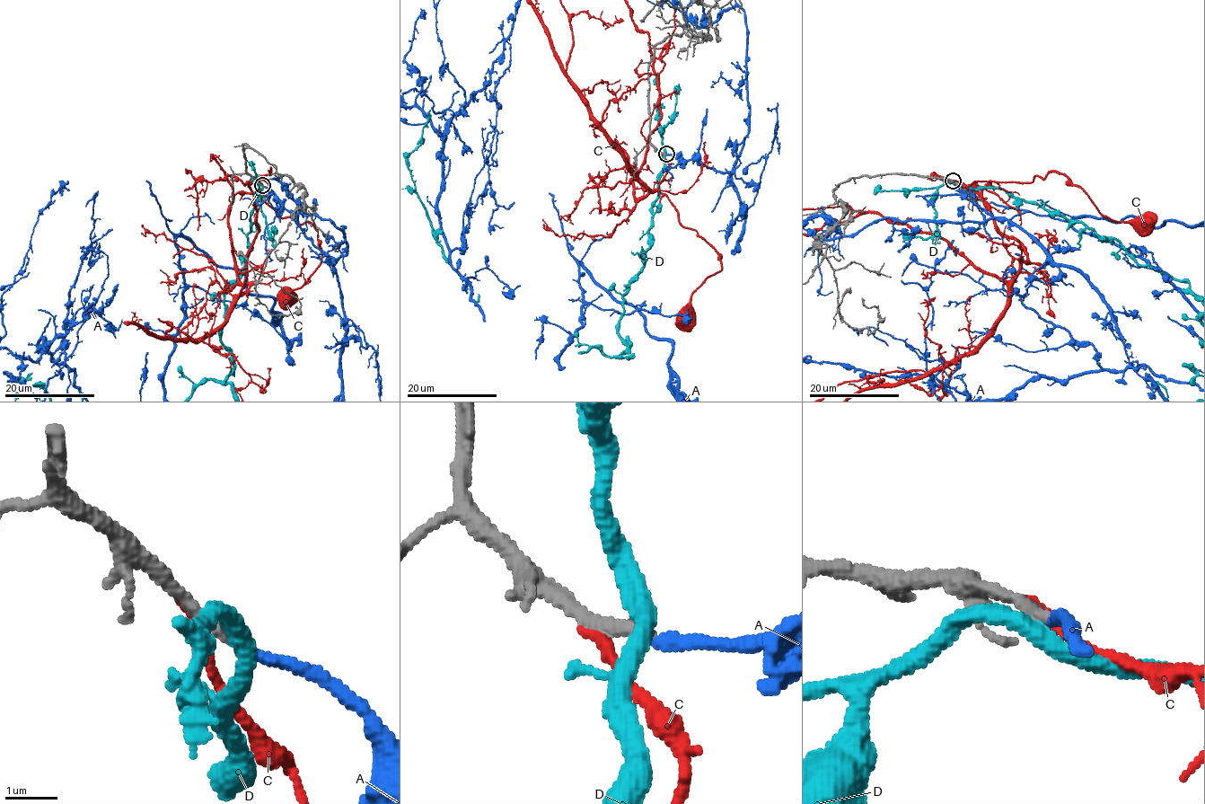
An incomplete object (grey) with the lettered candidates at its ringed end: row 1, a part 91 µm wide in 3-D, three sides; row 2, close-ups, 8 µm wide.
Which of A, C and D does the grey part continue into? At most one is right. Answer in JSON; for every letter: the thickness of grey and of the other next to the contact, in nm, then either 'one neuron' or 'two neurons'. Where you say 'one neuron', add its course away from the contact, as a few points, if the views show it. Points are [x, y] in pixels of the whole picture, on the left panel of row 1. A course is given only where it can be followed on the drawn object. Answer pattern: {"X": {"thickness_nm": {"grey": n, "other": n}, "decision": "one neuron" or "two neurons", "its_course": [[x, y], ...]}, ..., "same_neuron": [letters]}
{"A": {"thickness_nm": {"grey": 260, "other": 220}, "decision": "two neurons"}, "C": {"thickness_nm": {"grey": 240, "other": 260}, "decision": "two neurons"}, "D": {"thickness_nm": {"grey": 300, "other": 360}, "decision": "two neurons"}, "same_neuron": []}

